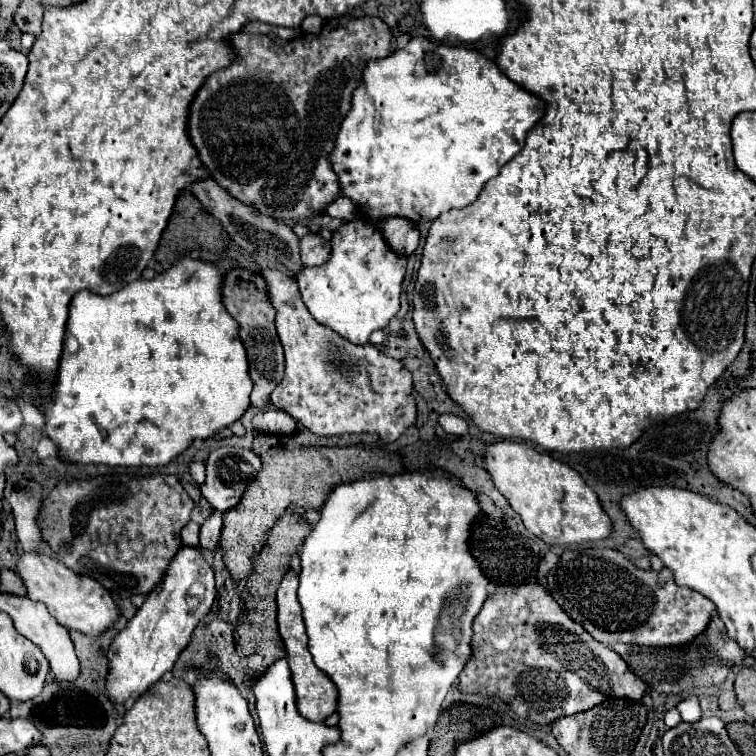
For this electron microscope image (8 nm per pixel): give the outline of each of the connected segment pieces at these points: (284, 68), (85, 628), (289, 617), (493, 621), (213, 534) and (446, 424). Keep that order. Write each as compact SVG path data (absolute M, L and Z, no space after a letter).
M338 17L338 19L328 19L324 21L324 27L318 35L308 35L308 33L302 33L298 35L296 39L292 39L286 47L280 47L276 45L274 41L270 41L266 35L254 35L254 33L238 33L238 35L232 35L230 39L238 59L222 69L222 71L216 71L212 73L204 85L200 87L200 91L196 93L196 99L192 101L192 107L190 107L190 119L188 119L188 133L190 133L190 139L192 143L196 145L198 149L198 155L204 163L204 167L210 171L212 179L228 189L228 193L232 197L236 197L238 201L246 203L246 205L252 205L256 207L260 213L268 215L268 217L274 217L274 219L304 219L304 217L312 217L312 215L320 215L320 211L332 203L334 199L338 199L338 177L336 173L332 171L332 165L328 161L328 155L332 153L334 149L334 137L338 133L338 127L340 127L340 121L346 117L348 109L350 109L350 99L352 99L352 91L354 87L360 83L360 73L362 69L366 67L366 63L374 57L388 57L390 55L390 49L394 45L394 37L390 33L390 29L386 27L384 21L380 21L378 17Z
M22 553L16 563L16 573L24 581L28 597L32 601L42 601L48 607L50 615L68 629L96 637L110 629L118 619L118 607L114 605L112 595L98 581L70 571L64 563L46 553Z
M288 571L286 577L282 579L280 587L278 587L278 631L282 635L288 665L290 665L290 671L292 671L292 683L294 683L294 691L296 691L298 713L302 717L310 719L310 721L324 721L328 715L332 715L336 711L338 691L336 691L334 683L330 681L330 677L324 675L312 661L312 655L308 651L308 635L306 635L304 619L302 619L302 607L298 603L296 589L298 589L298 573Z
M524 583L524 585L498 585L492 595L486 597L486 603L482 607L482 611L476 615L474 619L474 657L466 663L464 671L460 673L460 689L464 693L478 693L478 695L500 695L520 717L528 717L532 719L534 723L538 725L550 725L552 721L560 719L560 717L566 717L566 715L574 715L574 713L580 713L580 711L586 711L586 709L592 709L596 707L598 703L604 703L606 699L614 697L614 699L630 699L630 701L640 701L642 695L646 693L646 685L634 677L630 673L630 669L626 667L626 663L616 655L616 651L612 651L610 647L598 643L582 625L574 623L560 607L558 603L554 603L554 599L550 597L550 593L538 585L538 583Z
M210 515L200 527L200 549L214 551L220 541L220 529L222 529L222 515Z
M440 415L438 423L448 435L464 435L466 433L466 421L458 415Z

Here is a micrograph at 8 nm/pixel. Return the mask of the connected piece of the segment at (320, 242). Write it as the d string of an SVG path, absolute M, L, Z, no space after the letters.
M308 233L300 237L300 255L306 265L322 265L330 257L330 243L320 235Z

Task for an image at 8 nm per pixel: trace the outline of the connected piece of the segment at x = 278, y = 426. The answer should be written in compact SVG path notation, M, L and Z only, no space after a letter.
M269 409L254 417L254 429L262 433L290 435L296 431L296 421L282 410Z

